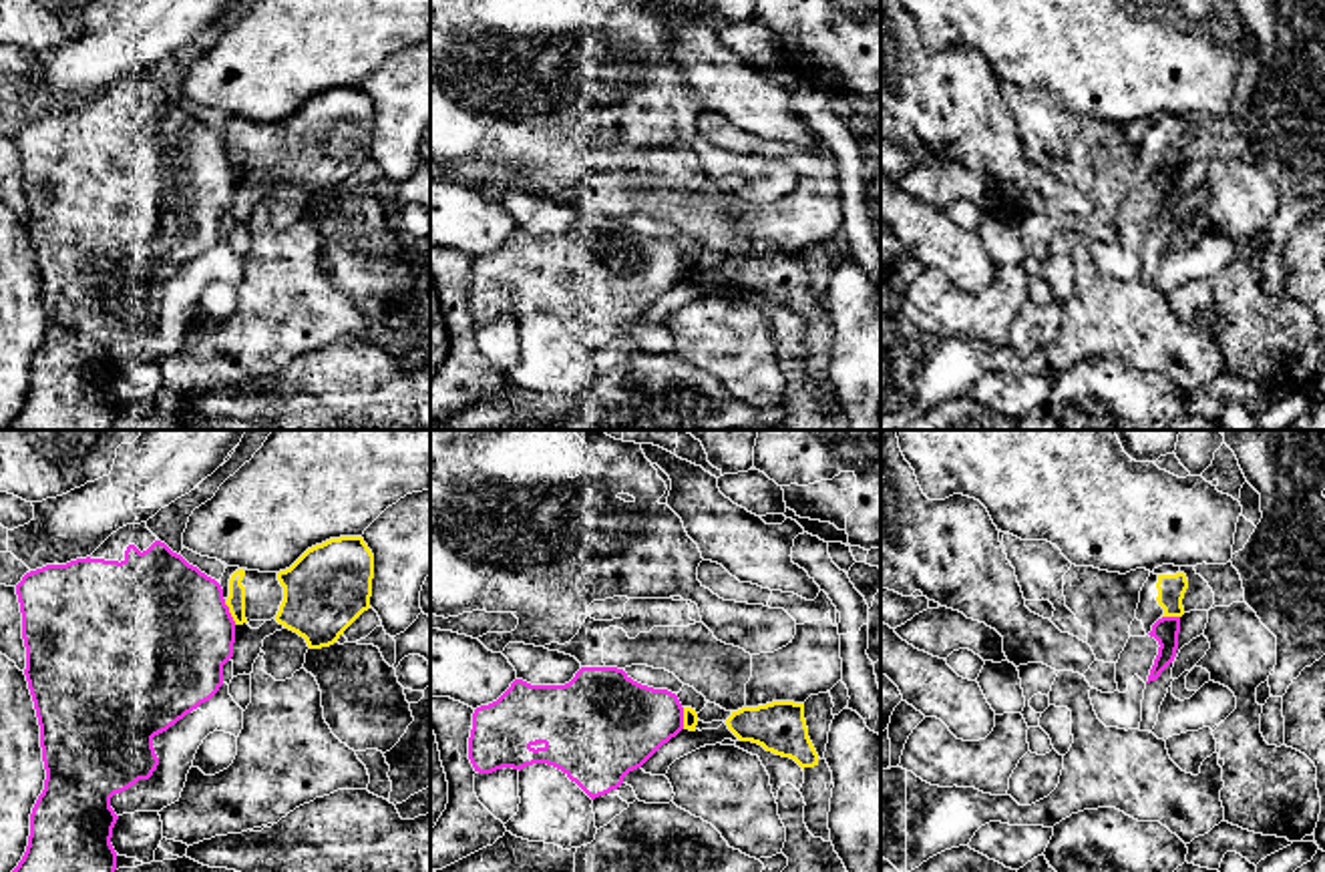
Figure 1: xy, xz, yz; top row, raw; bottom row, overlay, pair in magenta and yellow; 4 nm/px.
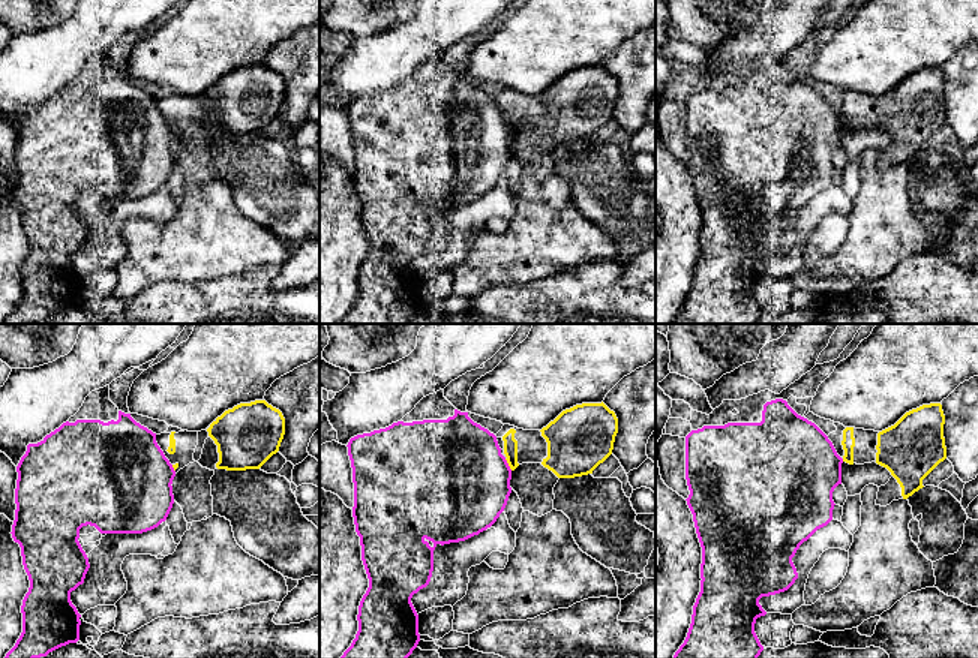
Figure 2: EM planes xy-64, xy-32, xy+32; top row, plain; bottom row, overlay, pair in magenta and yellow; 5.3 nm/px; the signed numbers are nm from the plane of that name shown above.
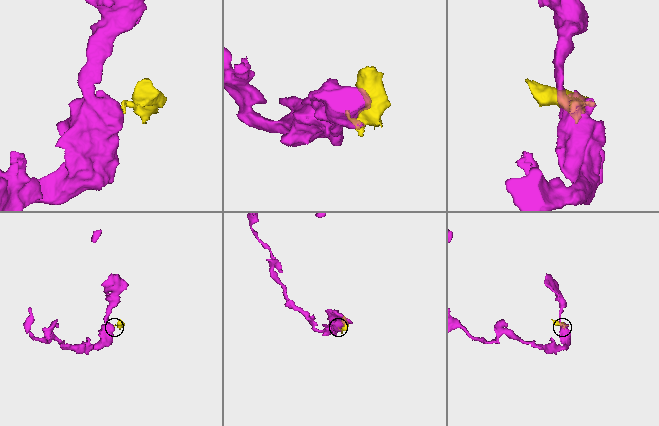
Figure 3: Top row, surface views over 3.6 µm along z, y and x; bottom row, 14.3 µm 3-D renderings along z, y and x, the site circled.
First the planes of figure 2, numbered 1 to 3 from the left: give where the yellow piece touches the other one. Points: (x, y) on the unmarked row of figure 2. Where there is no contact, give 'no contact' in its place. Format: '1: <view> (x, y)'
1: xy-64 (173, 132)
2: xy-32 (507, 129)
3: no contact

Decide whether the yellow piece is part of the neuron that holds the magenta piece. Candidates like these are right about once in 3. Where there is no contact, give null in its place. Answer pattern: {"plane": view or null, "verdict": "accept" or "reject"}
{"plane": "xy", "verdict": "reject"}

